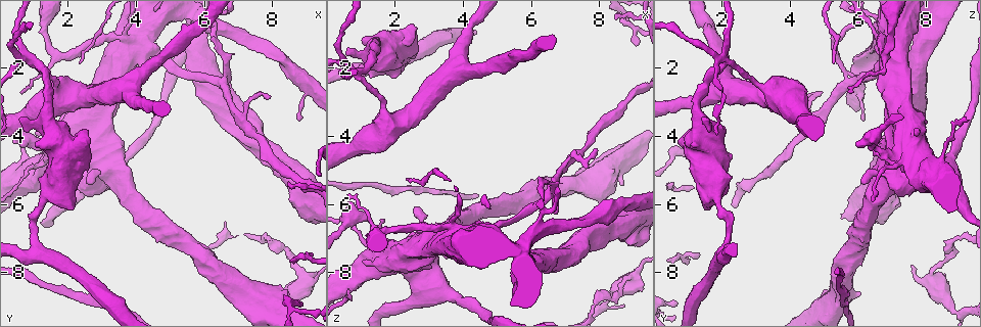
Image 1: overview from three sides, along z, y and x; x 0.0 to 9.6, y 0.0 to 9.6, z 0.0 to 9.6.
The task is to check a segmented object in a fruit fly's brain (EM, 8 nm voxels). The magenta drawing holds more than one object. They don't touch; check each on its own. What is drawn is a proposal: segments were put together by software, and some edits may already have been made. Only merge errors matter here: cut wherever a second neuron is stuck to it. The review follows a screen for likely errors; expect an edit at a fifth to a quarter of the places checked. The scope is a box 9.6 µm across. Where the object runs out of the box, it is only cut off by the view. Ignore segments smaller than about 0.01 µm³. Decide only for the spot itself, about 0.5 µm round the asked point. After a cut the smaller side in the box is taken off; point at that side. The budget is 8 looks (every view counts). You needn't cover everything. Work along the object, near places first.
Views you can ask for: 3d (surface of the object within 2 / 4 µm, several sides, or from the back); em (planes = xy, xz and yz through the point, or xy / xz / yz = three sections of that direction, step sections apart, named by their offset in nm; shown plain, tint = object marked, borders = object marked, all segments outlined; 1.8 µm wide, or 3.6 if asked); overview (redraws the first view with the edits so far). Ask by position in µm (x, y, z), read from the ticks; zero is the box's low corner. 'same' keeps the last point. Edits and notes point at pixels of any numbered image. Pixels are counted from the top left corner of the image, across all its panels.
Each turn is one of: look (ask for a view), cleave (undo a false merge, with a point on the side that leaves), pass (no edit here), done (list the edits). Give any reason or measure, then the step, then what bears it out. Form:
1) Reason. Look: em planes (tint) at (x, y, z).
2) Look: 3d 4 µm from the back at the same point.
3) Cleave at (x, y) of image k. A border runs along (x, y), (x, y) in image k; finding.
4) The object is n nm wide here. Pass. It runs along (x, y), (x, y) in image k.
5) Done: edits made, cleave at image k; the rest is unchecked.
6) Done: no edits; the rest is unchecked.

Sudden change in width. Look: em 3.6 µm yz step 8 (plain) at (1.10, 7.25, 2.15).

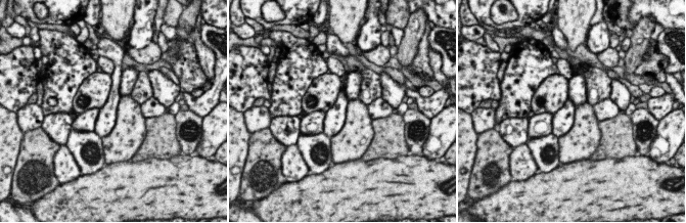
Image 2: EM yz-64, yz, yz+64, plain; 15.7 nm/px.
Where the object lies. Look: em 3.6 µm yz step 8 (tint) at the same point.

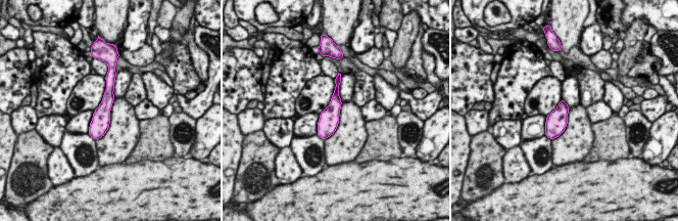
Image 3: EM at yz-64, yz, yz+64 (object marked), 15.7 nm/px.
Pass. It runs along (111, 82), (96, 136) in image 3; continuous, no second neuron.

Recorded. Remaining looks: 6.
Branch point. Look: 3d 4 µm from the back at (8.95, 8.20, 8.10).

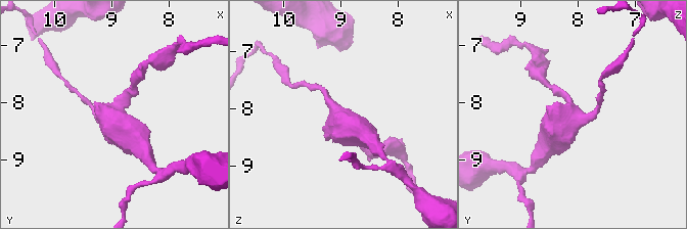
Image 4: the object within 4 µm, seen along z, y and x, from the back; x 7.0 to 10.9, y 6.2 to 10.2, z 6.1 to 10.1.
3 arms meet here. Look: em 3.6 µm planes (tint) at (9.05, 8.20, 8.10).

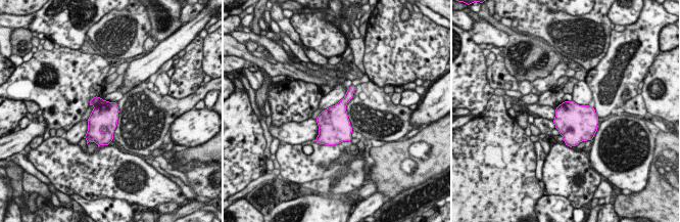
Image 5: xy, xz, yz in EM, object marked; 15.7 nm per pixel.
The object is 440 nm wide here. Cleave at (96, 99) of image 5. Two neurons meet here.

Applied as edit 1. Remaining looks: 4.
See it whole again. Look: overview.

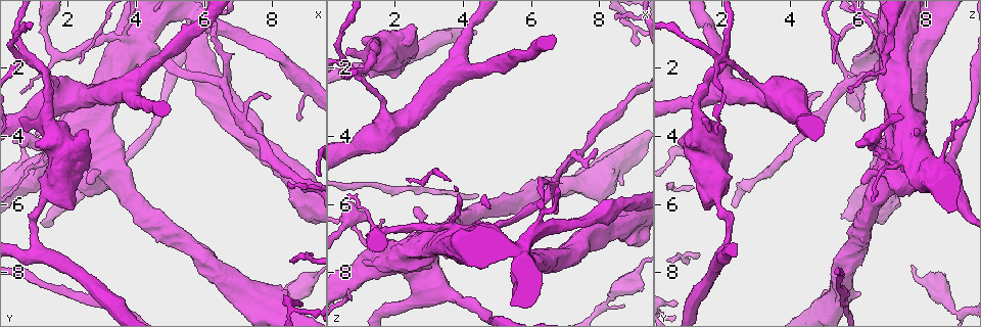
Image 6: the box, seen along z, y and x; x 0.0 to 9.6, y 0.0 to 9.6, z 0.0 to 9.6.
Look: 3d 4 µm at (6.85, 3.30, 5.05).

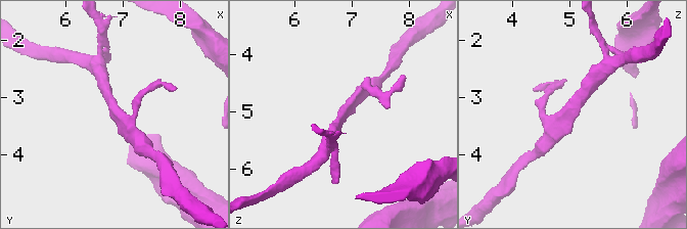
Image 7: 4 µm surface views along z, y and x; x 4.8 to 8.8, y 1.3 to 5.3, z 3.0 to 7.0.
3 arms meet here; need the tissue. Look: em planes (borders) at (6.90, 3.30, 5.00).

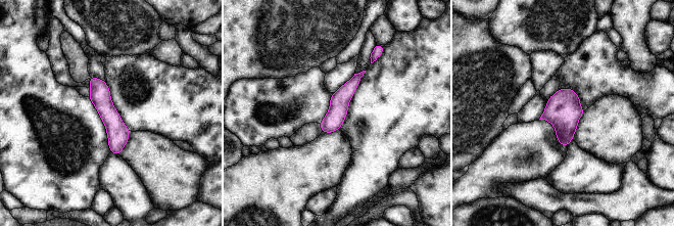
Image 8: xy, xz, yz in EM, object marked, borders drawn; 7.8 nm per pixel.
Pass. It runs along (92, 79), (114, 125), (117, 151) in image 8; continuous, no second neuron.

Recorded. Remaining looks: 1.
Done: edits made, cleave at image 5; the rest is unchecked.

